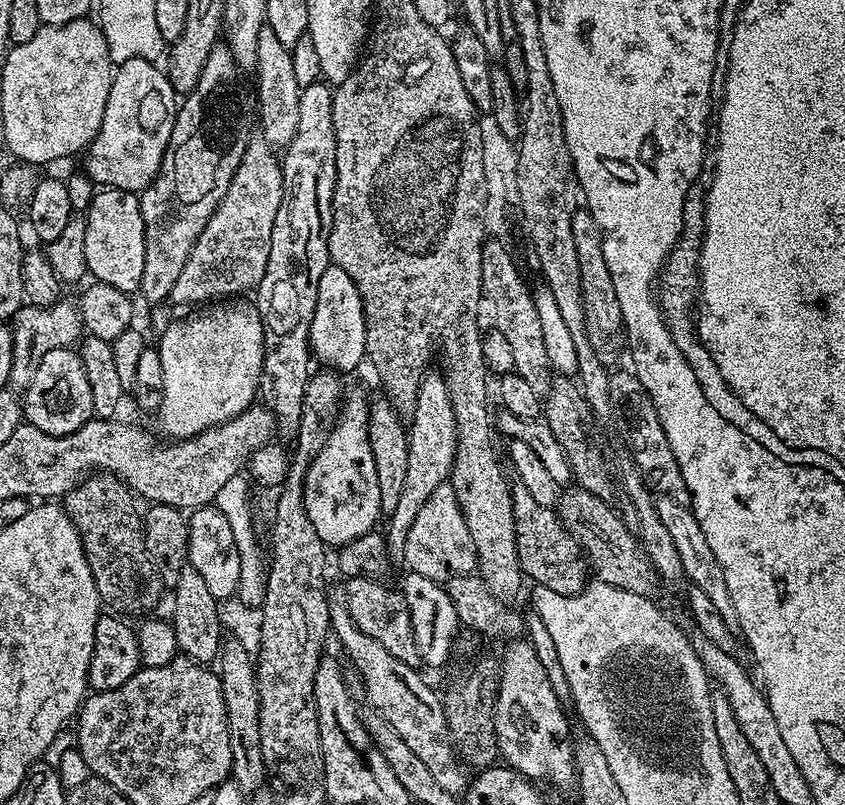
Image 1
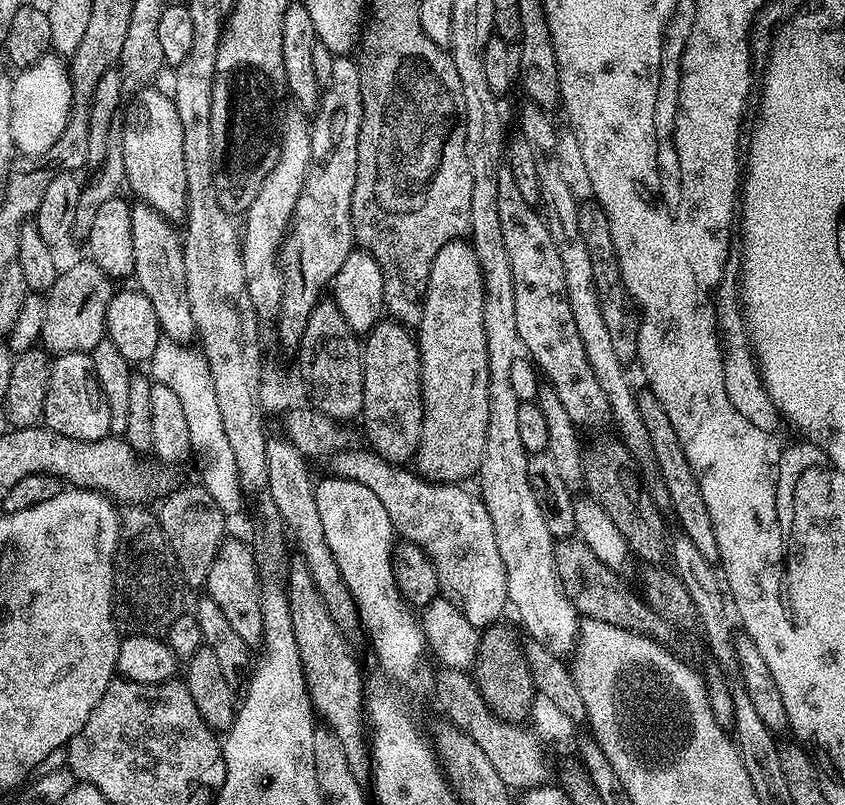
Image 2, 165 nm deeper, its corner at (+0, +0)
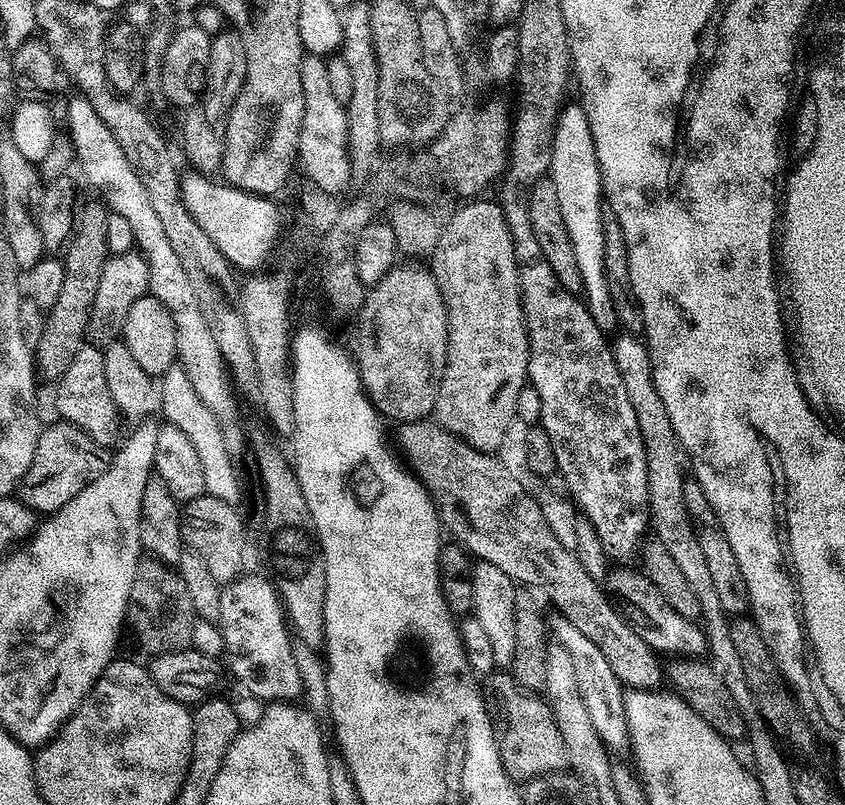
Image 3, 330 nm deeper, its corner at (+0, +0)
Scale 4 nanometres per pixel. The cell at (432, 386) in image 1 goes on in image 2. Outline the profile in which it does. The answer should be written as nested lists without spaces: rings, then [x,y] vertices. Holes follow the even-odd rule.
[[[467,239],[452,240],[434,258],[430,266],[430,278],[424,295],[424,309],[420,315],[418,325],[418,343],[420,345],[420,385],[424,399],[424,417],[422,418],[422,438],[420,447],[414,457],[414,468],[424,479],[442,484],[468,482],[479,473],[482,466],[482,454],[486,454],[486,426],[490,422],[490,370],[488,369],[488,355],[486,354],[486,330],[484,329],[484,283],[482,282],[482,268],[478,266],[478,258],[474,254],[471,243]]]

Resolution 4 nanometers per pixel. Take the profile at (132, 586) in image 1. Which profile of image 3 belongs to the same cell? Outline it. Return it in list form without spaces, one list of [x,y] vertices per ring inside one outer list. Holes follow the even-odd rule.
[[[155,558],[145,559],[137,568],[136,577],[130,586],[126,617],[127,627],[132,627],[141,650],[148,652],[149,657],[154,657],[167,652],[180,652],[189,647],[193,619],[190,590],[186,590],[186,582],[182,582],[179,571]]]

